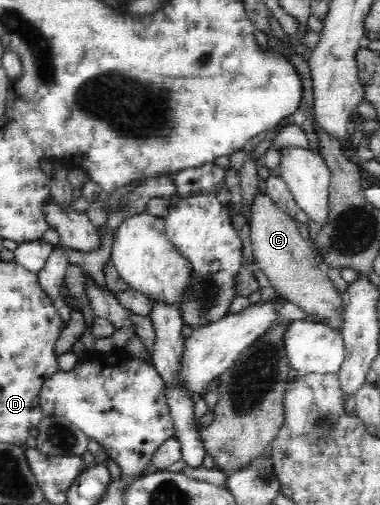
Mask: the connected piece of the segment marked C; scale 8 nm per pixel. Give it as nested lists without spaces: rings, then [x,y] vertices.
[[[260,192],[250,206],[250,234],[254,264],[268,278],[269,285],[285,301],[292,302],[315,322],[323,323],[342,332],[344,325],[344,302],[342,290],[336,288],[326,275],[324,267],[311,249],[308,241],[301,237],[298,222],[275,206],[271,197]]]

